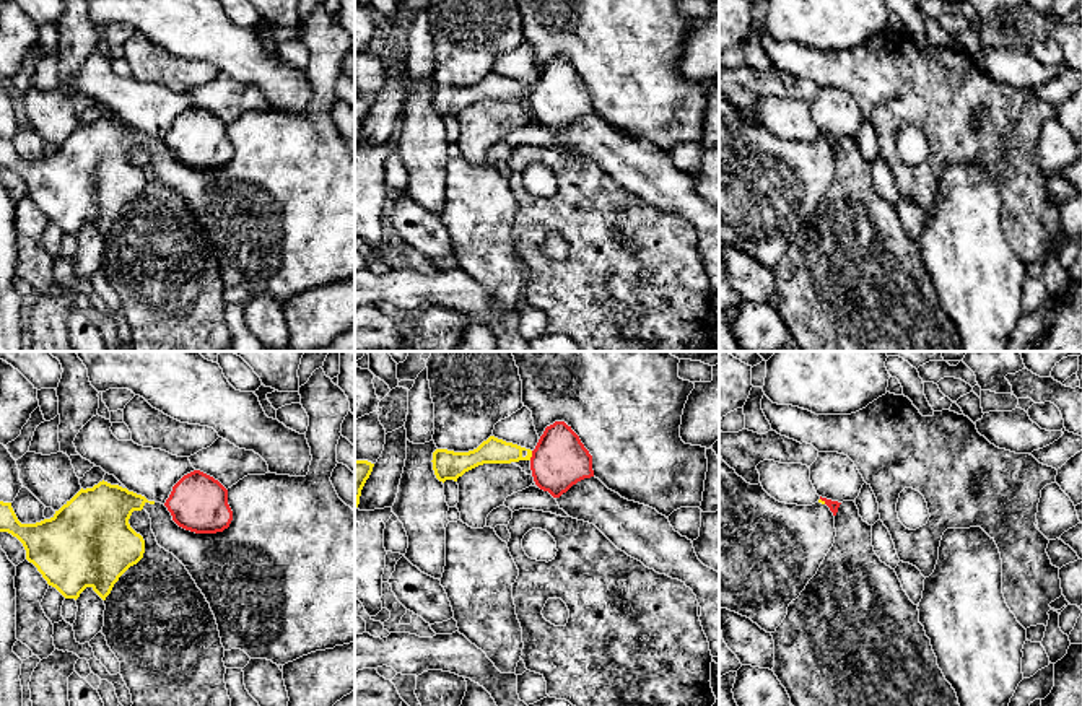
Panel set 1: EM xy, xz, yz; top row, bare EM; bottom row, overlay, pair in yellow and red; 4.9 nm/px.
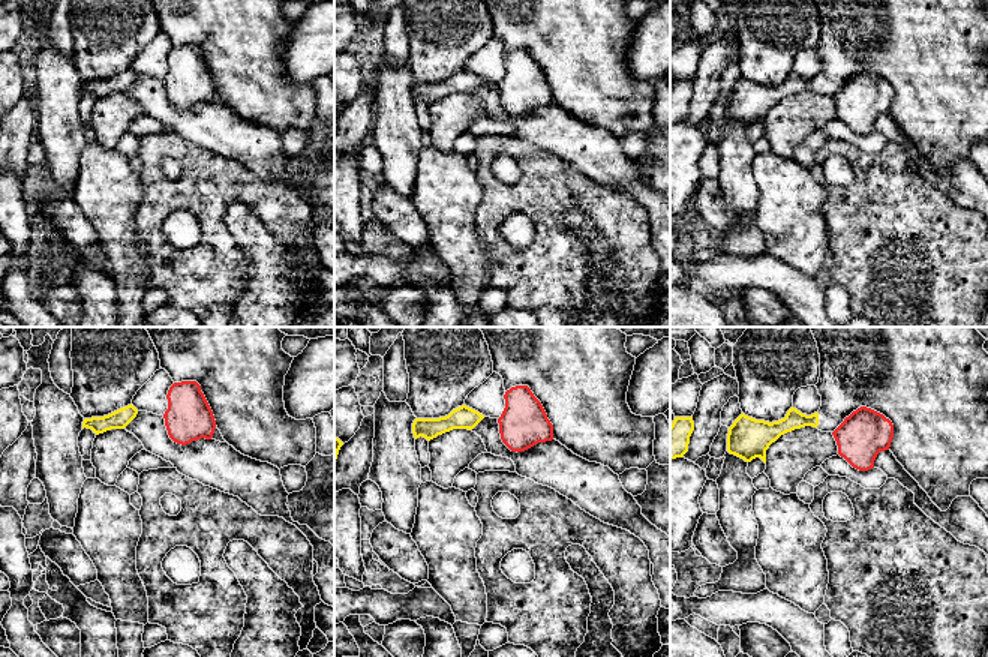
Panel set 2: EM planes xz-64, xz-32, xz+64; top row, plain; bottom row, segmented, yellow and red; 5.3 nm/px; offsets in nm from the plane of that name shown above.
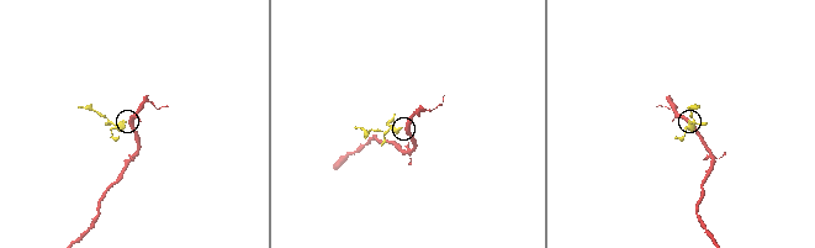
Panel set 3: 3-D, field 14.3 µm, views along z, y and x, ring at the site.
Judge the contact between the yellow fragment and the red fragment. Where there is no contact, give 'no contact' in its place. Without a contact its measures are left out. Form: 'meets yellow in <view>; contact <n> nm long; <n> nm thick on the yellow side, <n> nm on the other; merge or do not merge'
meets yellow in xz; contact 50 nm long; 130 nm thick on the yellow side, 280 nm on the other; do not merge

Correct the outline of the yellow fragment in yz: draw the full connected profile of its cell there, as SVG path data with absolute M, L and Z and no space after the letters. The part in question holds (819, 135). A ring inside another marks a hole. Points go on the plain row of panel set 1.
M719 93L719 242L750 254L766 268L774 268L788 242L817 210L835 179L835 151L825 137L812 142L779 138L761 122L747 119Z

